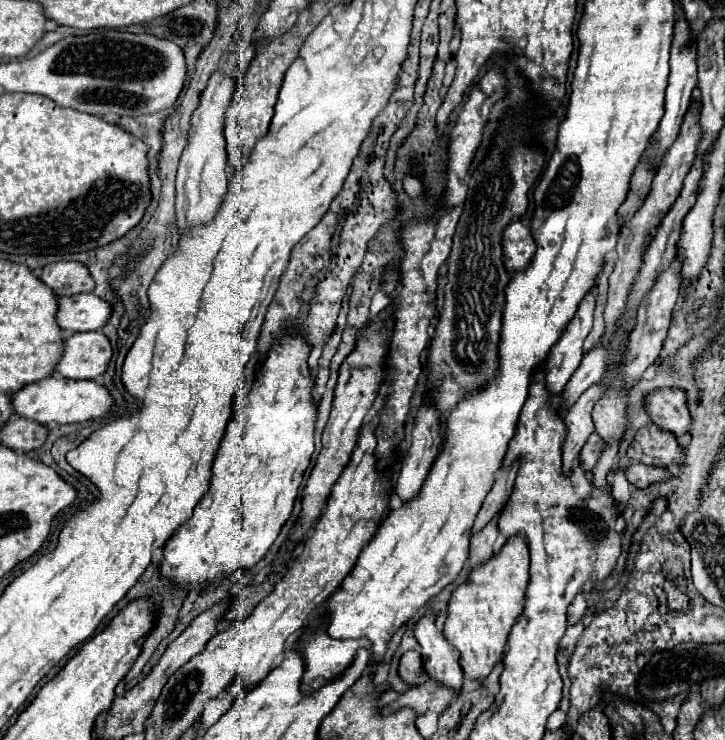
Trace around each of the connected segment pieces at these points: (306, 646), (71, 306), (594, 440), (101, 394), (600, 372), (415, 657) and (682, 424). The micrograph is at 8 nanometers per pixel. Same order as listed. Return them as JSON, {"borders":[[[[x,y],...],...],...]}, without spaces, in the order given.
{"borders":[[[[322,622],[318,628],[304,634],[300,640],[300,654],[304,658],[302,692],[316,692],[324,684],[336,680],[344,672],[360,648],[368,648],[366,638],[358,640],[332,640]]],[[[94,294],[64,296],[58,300],[56,322],[66,332],[88,332],[102,328],[110,314],[110,304]]],[[[592,434],[586,440],[586,444],[584,444],[584,448],[580,450],[580,456],[578,456],[578,462],[582,464],[584,472],[592,472],[596,460],[600,456],[600,452],[602,452],[602,440],[600,440],[598,434]]],[[[48,376],[44,380],[26,384],[12,394],[12,410],[22,418],[30,418],[42,426],[50,424],[74,424],[104,416],[112,408],[110,392],[92,380],[68,380],[64,376]]],[[[602,346],[594,348],[592,352],[584,354],[578,370],[574,372],[572,380],[566,384],[562,396],[560,396],[560,412],[566,412],[568,408],[574,406],[574,402],[596,382],[600,382],[604,376],[604,366],[606,366],[606,350]]],[[[410,650],[410,652],[406,652],[406,654],[402,656],[398,672],[400,672],[400,678],[402,678],[404,682],[412,684],[412,686],[424,684],[424,682],[428,680],[428,674],[426,674],[424,664],[422,664],[422,656],[420,656],[418,652],[414,652],[414,650]]],[[[658,388],[644,398],[644,408],[652,422],[662,430],[678,436],[690,430],[690,412],[686,408],[686,394],[682,390]]]]}

